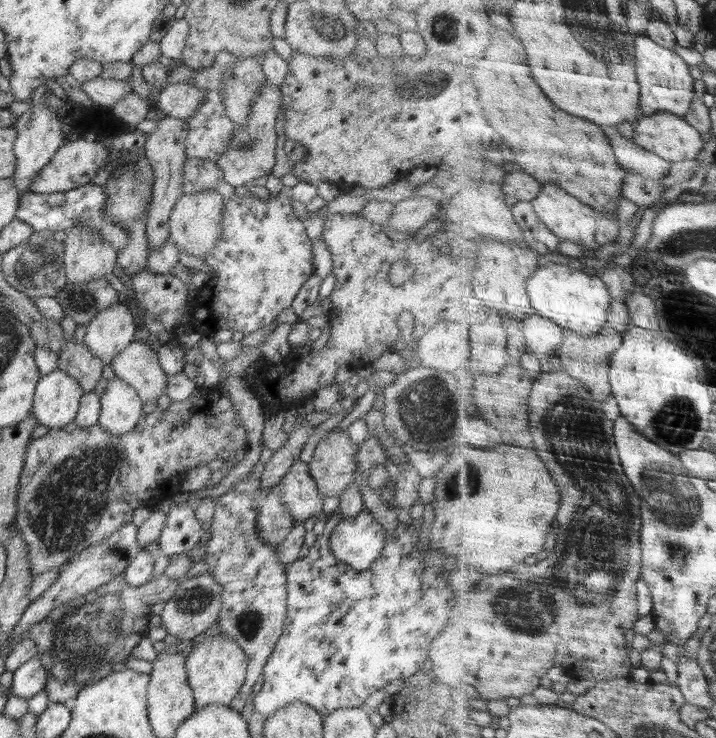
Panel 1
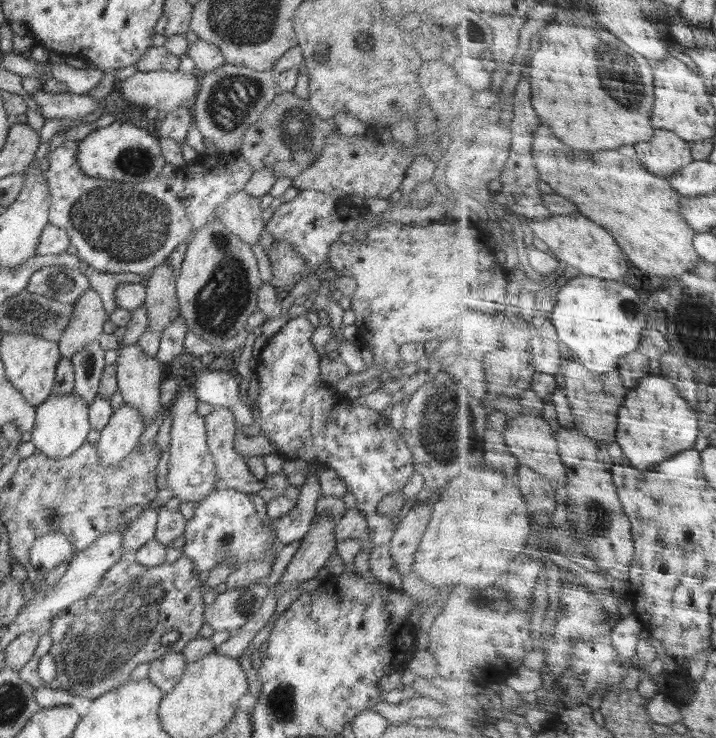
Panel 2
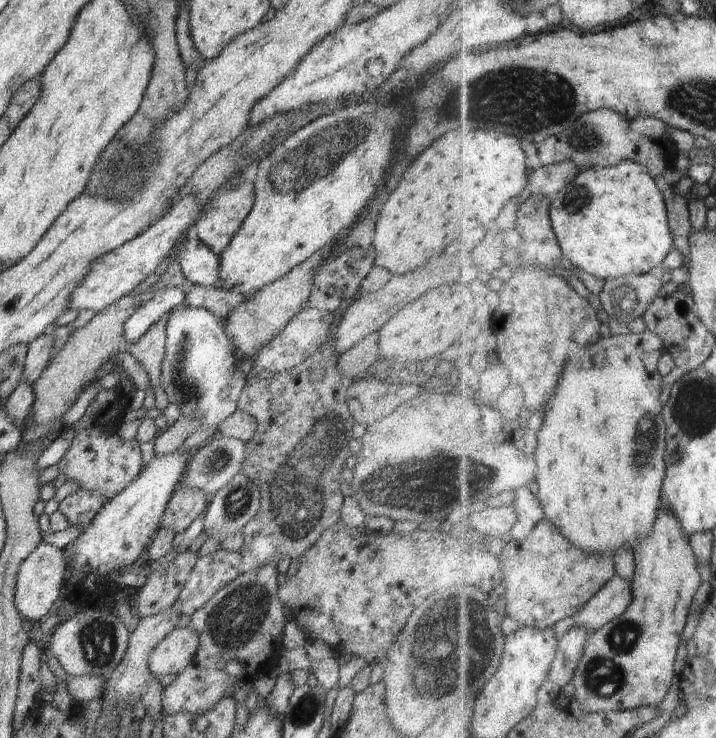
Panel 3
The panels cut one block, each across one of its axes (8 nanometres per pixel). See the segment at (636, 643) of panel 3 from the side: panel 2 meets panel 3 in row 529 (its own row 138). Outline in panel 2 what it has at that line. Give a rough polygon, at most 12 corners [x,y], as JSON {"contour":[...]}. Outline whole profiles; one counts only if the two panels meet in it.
{"contour":[[659,129],[636,144],[652,174],[668,179],[695,161],[693,143]]}

